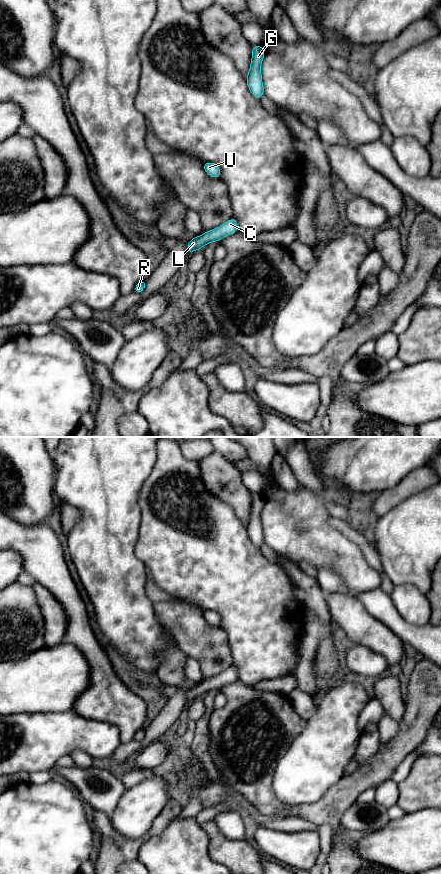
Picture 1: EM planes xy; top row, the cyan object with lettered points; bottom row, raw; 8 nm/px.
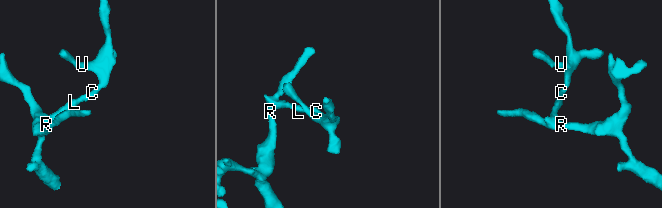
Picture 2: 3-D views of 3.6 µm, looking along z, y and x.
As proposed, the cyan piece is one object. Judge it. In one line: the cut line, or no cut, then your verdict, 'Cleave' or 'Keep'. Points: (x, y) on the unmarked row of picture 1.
No split. Keep

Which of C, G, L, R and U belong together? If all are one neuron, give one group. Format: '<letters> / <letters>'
C G L R U

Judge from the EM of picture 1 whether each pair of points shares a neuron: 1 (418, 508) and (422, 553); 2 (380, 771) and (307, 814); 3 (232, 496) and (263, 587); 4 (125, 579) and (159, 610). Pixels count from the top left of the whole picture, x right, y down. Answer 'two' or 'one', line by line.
1: one
2: one
3: two
4: two

